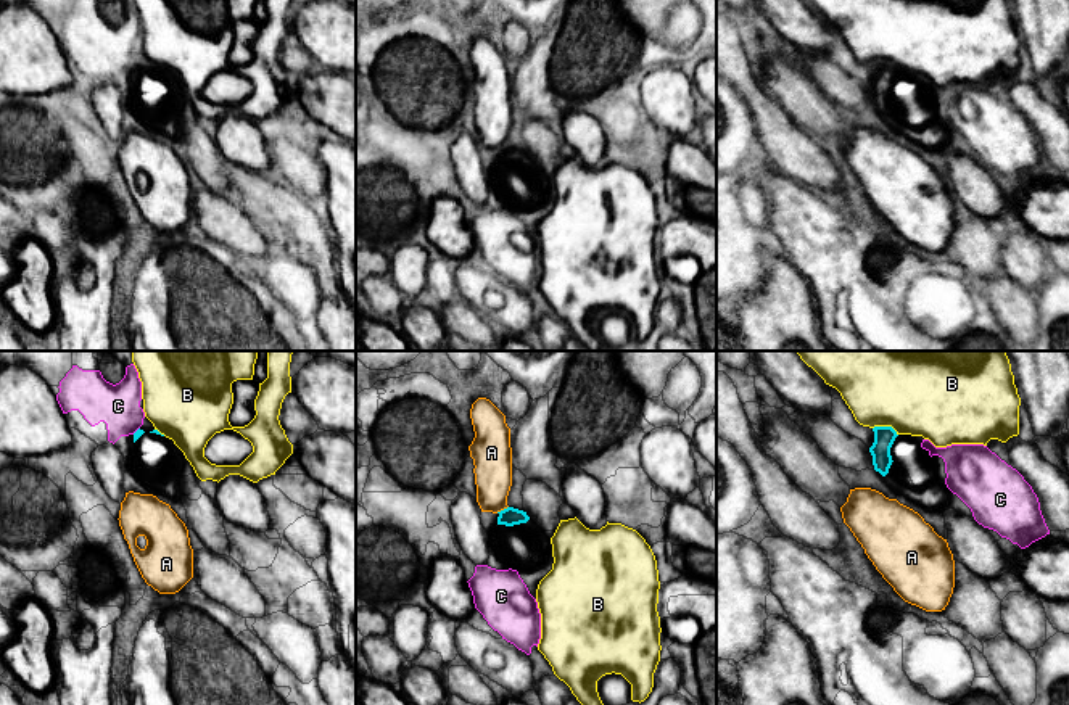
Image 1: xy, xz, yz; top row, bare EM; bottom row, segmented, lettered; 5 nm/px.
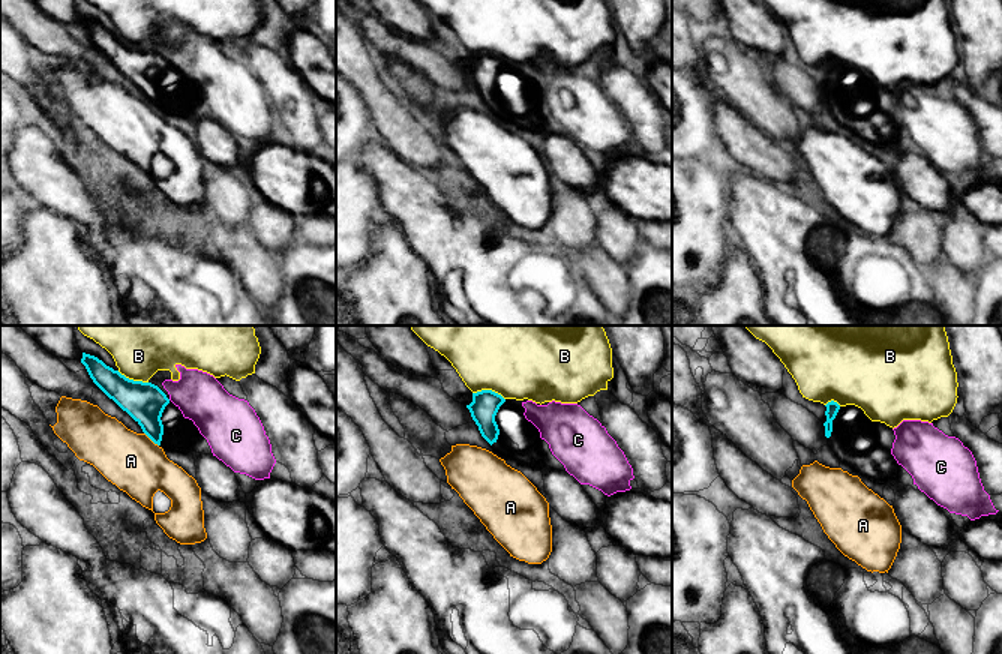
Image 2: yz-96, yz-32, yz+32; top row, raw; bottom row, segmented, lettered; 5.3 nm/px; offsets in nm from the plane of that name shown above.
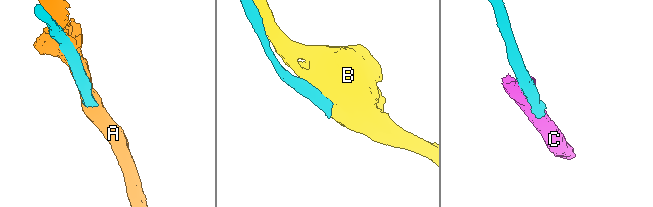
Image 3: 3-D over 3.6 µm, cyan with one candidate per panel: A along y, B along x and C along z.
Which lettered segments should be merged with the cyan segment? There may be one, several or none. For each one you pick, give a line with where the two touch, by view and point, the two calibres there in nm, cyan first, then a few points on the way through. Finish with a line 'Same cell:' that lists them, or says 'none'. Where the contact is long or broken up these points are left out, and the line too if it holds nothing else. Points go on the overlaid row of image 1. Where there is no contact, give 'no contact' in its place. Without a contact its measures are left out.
Same cell: none

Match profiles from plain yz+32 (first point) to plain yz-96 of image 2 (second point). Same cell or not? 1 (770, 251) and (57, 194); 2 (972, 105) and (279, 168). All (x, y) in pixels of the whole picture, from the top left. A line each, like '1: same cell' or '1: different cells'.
1: same cell
2: different cells

